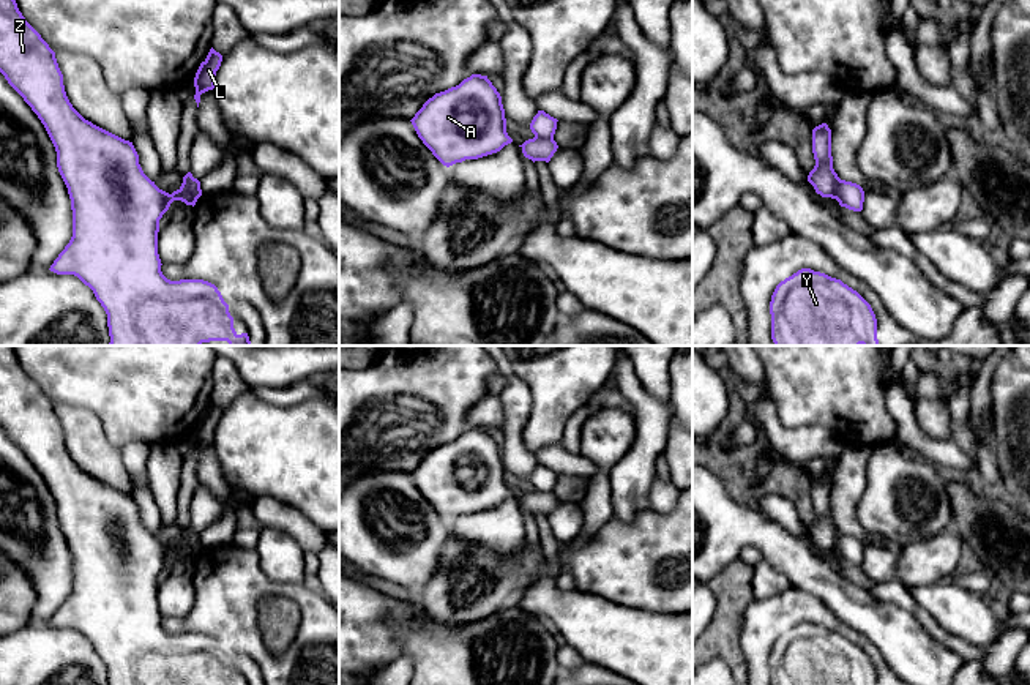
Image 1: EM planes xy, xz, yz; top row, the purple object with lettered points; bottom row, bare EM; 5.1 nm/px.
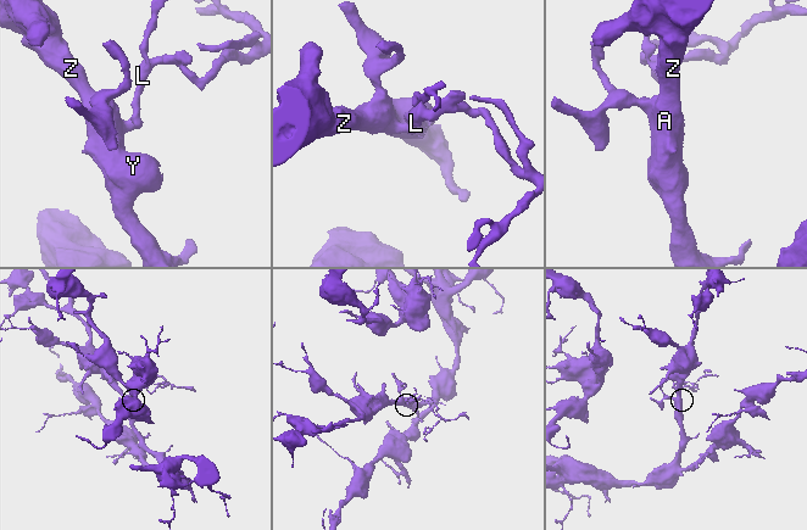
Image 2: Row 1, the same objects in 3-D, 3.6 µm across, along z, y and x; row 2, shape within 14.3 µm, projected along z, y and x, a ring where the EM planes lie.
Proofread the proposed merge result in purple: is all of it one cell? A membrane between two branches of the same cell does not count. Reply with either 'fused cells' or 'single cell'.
fused cells

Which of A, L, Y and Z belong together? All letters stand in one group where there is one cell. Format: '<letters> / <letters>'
A Y Z / L

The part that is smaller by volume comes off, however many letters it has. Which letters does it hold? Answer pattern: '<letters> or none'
L

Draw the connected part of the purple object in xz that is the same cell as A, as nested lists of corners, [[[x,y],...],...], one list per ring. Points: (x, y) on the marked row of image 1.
[[[481,74],[435,93],[410,122],[423,144],[446,167],[497,153],[513,142],[506,133],[502,96]]]

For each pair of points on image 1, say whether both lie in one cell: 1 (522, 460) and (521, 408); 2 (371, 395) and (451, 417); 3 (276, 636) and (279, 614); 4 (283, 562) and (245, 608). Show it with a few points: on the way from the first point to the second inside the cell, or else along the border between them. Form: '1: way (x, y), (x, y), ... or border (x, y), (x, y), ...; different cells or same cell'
1: way (514, 447), (514, 420); same cell
2: way (393, 385), (426, 385), (436, 395); same cell
3: way (278, 632), (278, 619); same cell
4: border (254, 550), (261, 568), (272, 580), (302, 584); different cells

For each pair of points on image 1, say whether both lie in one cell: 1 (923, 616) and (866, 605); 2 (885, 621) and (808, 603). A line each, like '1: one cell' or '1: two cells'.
1: two cells
2: two cells

